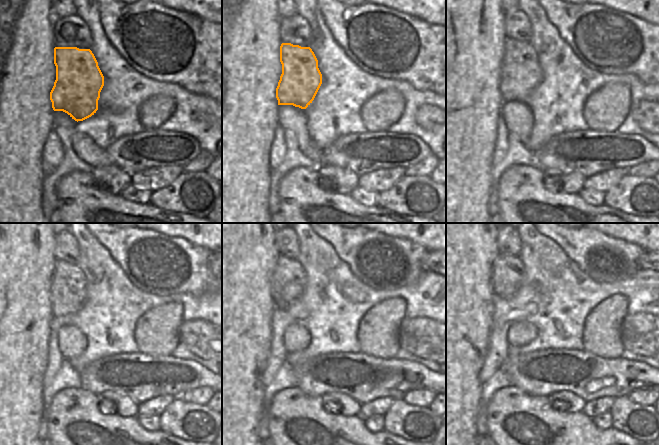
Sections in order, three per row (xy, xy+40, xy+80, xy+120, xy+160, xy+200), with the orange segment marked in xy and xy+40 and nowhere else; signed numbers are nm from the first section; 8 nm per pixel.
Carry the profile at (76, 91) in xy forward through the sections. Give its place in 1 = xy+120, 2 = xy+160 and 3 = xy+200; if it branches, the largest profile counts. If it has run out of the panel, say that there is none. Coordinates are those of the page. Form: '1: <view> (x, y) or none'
1: xy+120 (68, 289)
2: xy+160 (289, 277)
3: xy+200 (507, 271)

